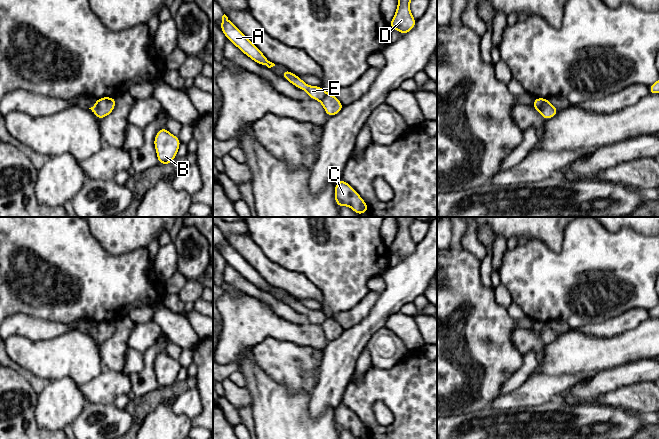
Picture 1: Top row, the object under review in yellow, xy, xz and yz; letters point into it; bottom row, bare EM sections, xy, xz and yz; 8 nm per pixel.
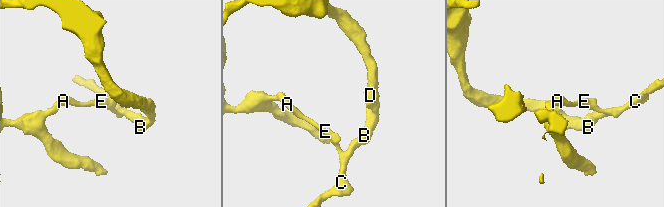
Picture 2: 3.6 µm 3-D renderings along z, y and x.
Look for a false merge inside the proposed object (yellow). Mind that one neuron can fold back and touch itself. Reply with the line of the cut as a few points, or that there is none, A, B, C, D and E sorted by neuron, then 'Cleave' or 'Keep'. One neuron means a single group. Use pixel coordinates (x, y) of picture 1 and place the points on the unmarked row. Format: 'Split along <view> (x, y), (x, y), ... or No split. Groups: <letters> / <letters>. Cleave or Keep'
Split along yz (543, 323), (539, 336). Groups: A E / B C D. Cleave

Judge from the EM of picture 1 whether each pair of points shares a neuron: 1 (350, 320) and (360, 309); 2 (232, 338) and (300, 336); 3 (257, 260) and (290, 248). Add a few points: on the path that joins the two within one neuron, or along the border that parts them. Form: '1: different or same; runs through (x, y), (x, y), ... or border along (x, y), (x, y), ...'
1: same; runs through (353, 317), (358, 312)
2: same; runs through (249, 330), (283, 330)
3: different; border along (252, 238), (271, 260), (287, 269)

